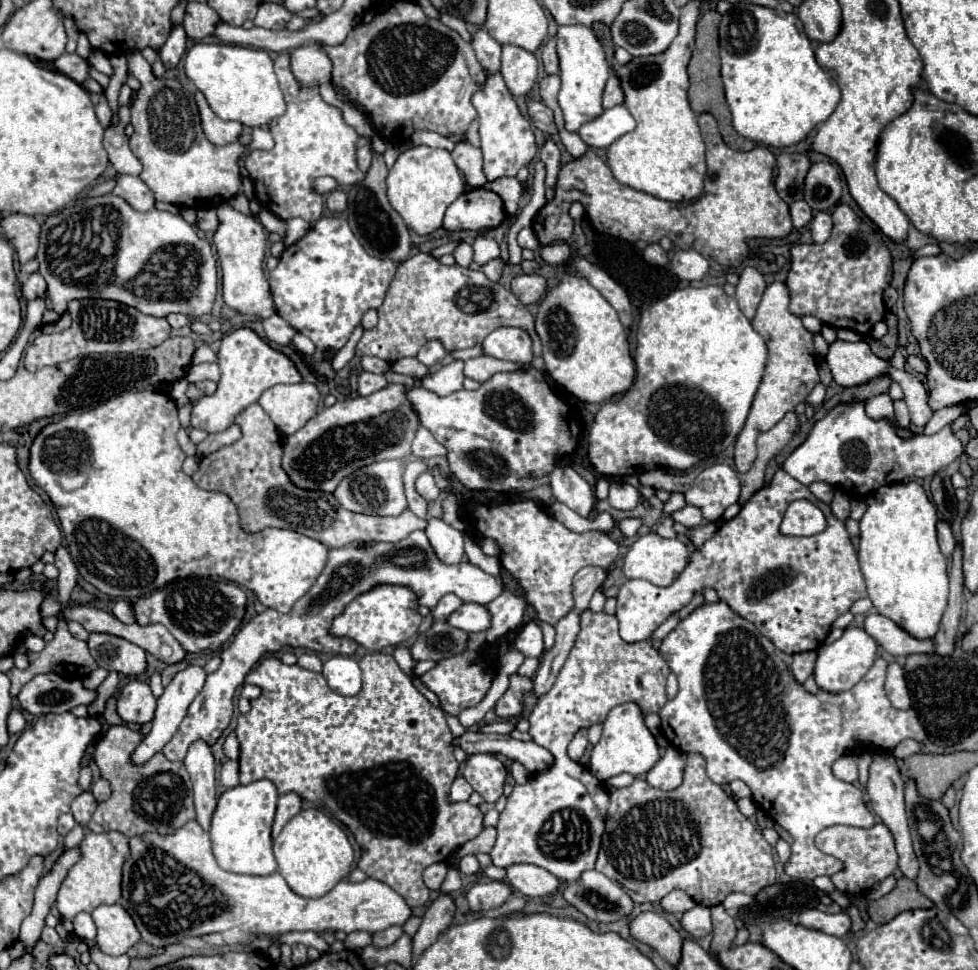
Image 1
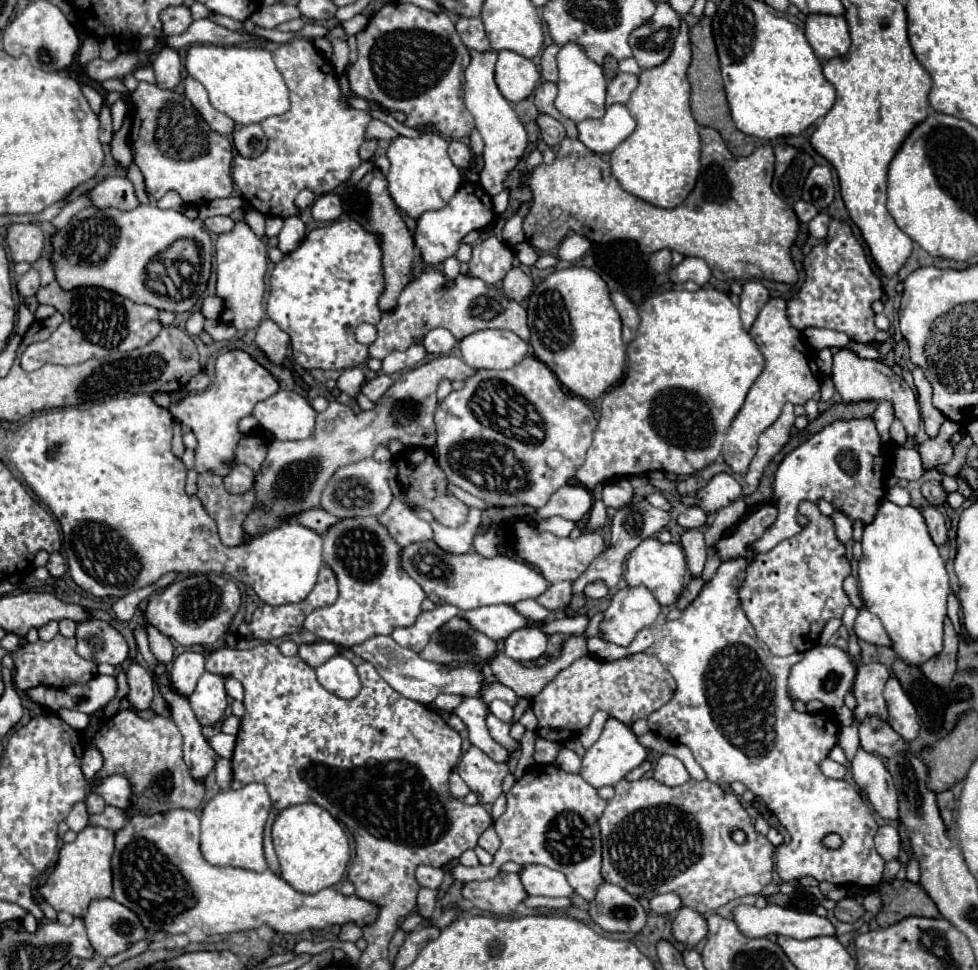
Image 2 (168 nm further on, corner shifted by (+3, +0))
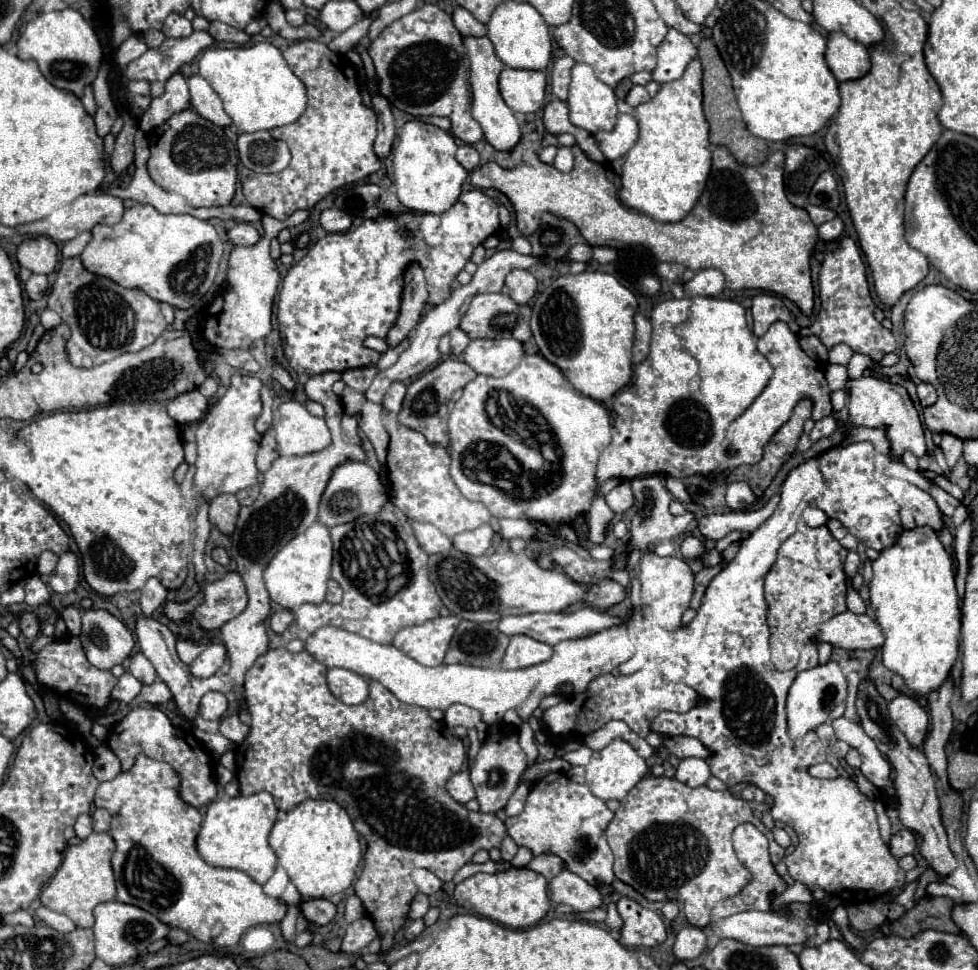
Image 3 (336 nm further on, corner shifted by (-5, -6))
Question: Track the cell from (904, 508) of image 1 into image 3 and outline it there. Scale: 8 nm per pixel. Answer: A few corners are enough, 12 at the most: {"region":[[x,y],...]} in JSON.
{"region":[[931,527],[873,561],[883,665],[927,695],[961,639],[953,561]]}

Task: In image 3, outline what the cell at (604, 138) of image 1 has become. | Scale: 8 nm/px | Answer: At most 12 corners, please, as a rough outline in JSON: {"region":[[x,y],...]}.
{"region":[[619,115],[613,131],[595,133],[607,161],[635,145],[639,127],[633,115]]}

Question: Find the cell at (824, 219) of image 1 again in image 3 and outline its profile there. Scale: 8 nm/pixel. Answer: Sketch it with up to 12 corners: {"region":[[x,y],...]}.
{"region":[[841,217],[819,225],[819,237],[826,242],[838,239],[844,227]]}

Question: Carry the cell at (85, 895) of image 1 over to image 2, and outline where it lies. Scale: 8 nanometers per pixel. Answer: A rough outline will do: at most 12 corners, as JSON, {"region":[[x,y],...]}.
{"region":[[85,827],[39,889],[55,911],[85,917],[113,893],[115,833]]}

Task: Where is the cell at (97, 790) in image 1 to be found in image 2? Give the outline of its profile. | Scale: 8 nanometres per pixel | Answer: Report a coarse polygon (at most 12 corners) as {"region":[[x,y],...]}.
{"region":[[89,793],[85,803],[91,815],[105,809],[103,797]]}

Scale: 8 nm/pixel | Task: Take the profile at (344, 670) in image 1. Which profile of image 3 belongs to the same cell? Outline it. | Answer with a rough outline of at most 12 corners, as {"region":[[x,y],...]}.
{"region":[[329,669],[331,693],[359,705],[367,699],[367,679],[349,669]]}

